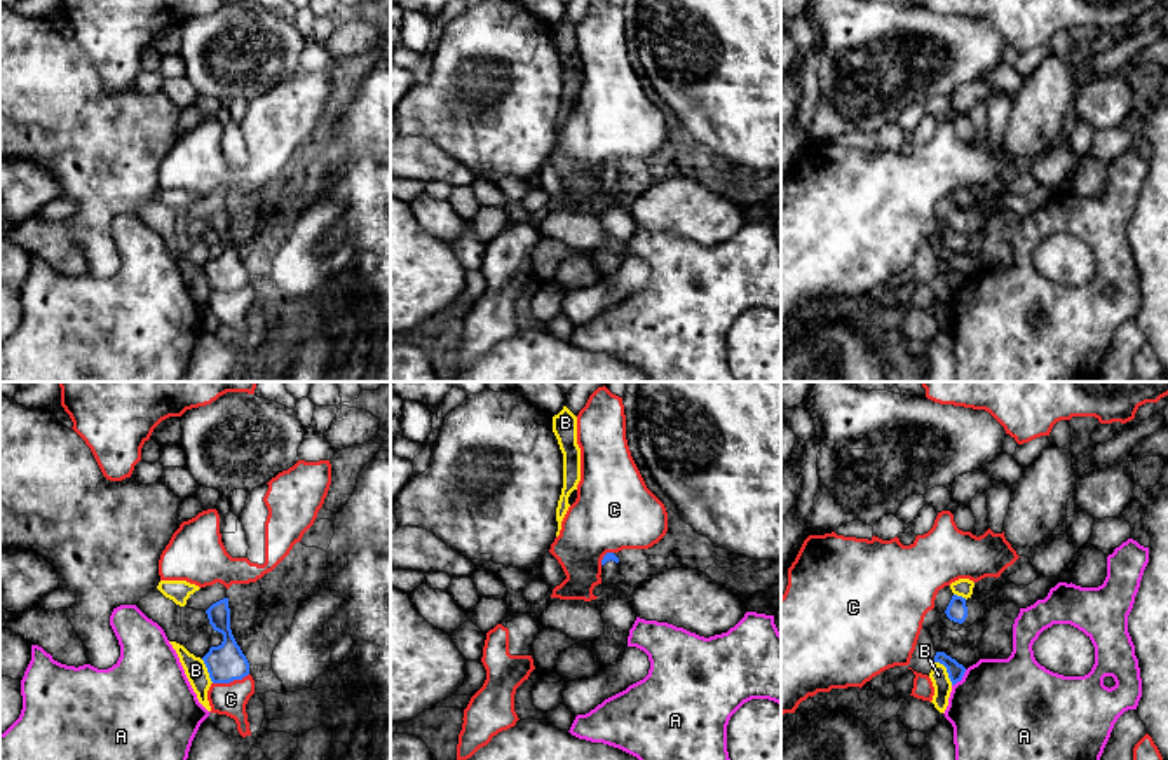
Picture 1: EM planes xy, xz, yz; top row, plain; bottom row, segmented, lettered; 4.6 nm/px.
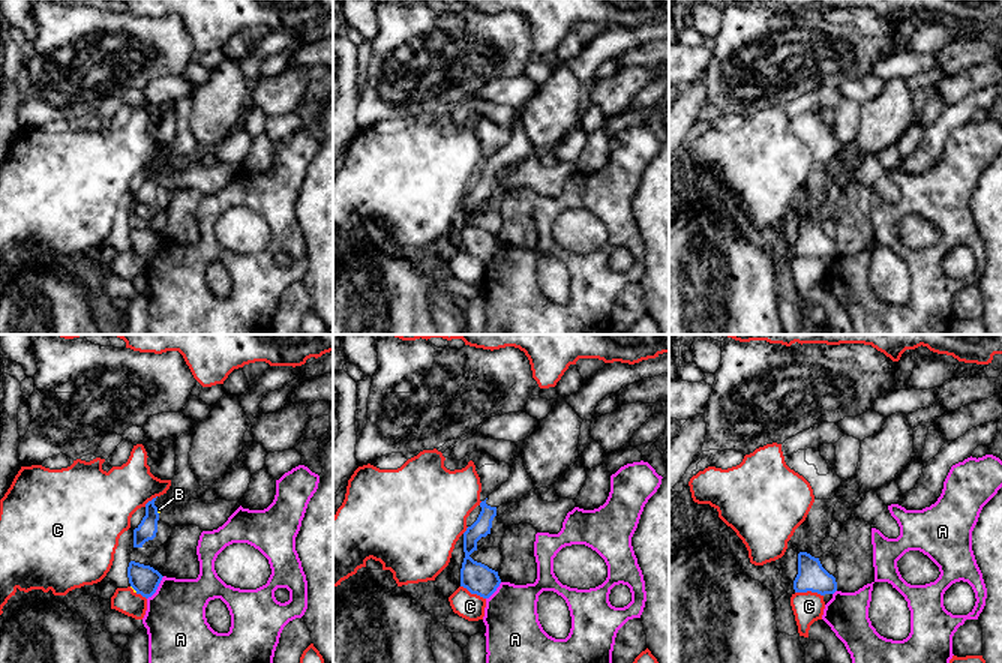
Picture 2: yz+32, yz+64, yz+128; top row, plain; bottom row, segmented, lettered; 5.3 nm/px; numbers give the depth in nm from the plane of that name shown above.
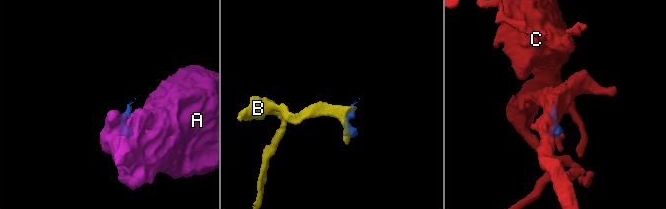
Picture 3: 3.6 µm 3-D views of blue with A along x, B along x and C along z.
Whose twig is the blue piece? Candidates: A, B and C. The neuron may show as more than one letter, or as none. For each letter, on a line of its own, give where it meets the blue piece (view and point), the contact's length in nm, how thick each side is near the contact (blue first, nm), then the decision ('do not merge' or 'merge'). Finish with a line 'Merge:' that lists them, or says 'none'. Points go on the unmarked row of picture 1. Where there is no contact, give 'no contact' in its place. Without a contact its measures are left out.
A: yz (961, 288) | 100 nm | 80/480 nm | do not merge
B: yz (947, 281) | 140 nm | 80/90 nm | do not merge
C: xy (230, 290) | 180 nm | 180/150 nm | do not merge
Merge: none

